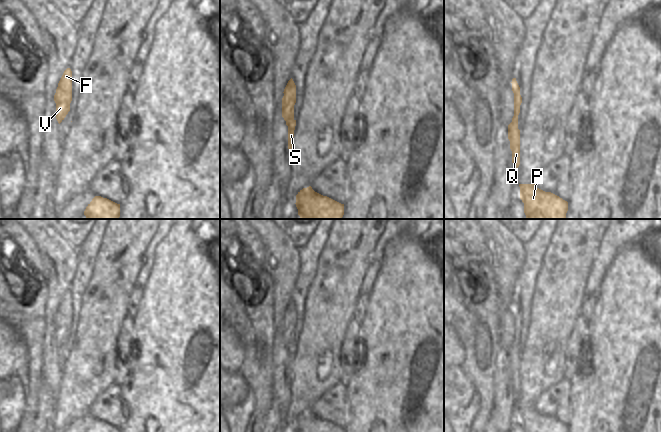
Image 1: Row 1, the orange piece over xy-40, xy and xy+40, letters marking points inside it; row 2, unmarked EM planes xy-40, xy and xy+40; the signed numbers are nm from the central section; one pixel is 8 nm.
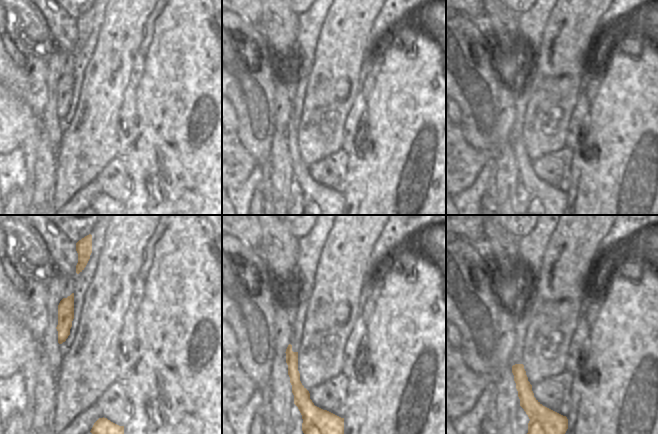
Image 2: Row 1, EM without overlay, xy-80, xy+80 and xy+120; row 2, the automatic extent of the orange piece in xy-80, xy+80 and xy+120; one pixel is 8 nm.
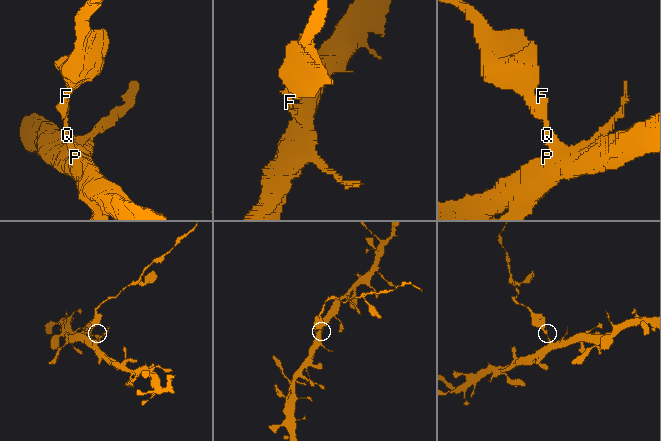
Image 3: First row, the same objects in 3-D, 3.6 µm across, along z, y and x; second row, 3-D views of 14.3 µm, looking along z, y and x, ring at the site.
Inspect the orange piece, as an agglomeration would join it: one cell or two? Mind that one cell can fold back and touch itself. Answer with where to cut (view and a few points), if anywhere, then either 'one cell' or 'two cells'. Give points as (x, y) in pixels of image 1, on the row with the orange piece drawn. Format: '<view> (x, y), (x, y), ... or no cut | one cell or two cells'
xy+40 (511, 122), (517, 126) | two cells

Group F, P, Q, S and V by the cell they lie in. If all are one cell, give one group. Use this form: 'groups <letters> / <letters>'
groups F V / P Q S

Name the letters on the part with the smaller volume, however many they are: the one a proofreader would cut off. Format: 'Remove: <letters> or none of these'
Remove: F, V

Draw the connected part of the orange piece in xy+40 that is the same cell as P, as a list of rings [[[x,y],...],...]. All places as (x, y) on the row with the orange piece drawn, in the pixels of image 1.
[[[534,182],[519,184],[519,187],[526,219],[566,219],[567,201],[537,188]]]

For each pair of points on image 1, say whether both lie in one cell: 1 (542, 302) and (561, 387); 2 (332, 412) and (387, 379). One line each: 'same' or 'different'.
1: different
2: different

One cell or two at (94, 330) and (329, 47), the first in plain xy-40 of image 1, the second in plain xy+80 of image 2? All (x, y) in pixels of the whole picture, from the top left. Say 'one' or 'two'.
one

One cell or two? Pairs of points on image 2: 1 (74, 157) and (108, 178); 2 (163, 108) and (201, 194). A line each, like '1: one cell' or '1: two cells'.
1: two cells
2: one cell

